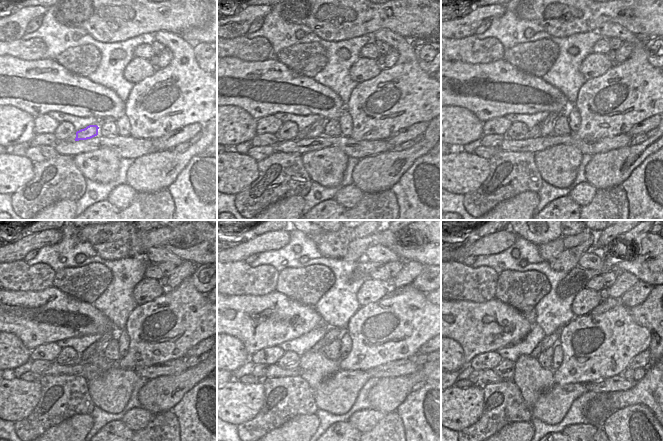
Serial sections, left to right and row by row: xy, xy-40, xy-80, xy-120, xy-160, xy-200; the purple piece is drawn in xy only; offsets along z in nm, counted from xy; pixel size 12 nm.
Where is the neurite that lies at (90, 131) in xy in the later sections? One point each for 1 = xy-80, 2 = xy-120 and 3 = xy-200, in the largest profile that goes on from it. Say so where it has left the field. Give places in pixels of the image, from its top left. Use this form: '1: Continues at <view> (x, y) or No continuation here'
1: Continues at xy-80 (545, 128)
2: Continues at xy-120 (97, 347)
3: Continues at xy-200 (548, 341).

